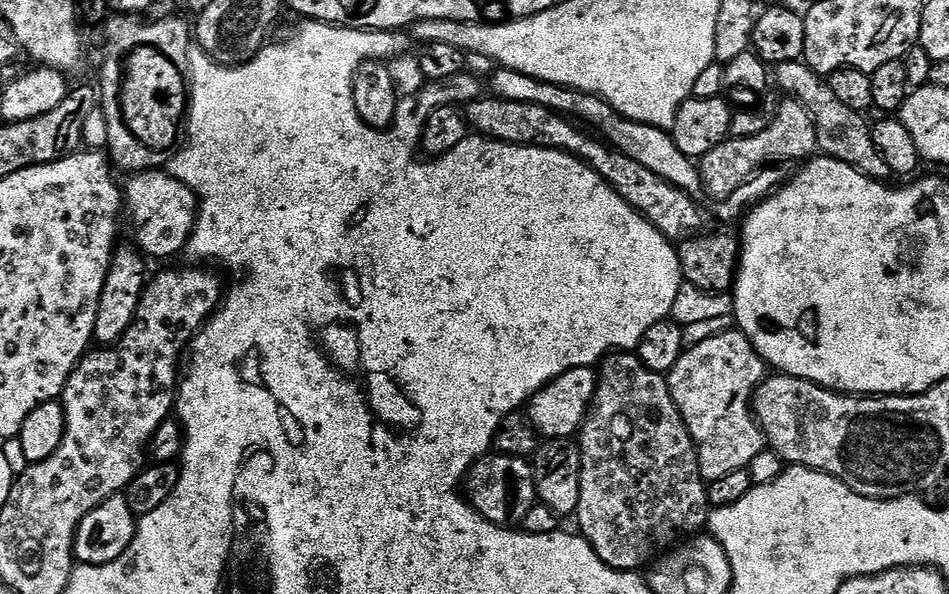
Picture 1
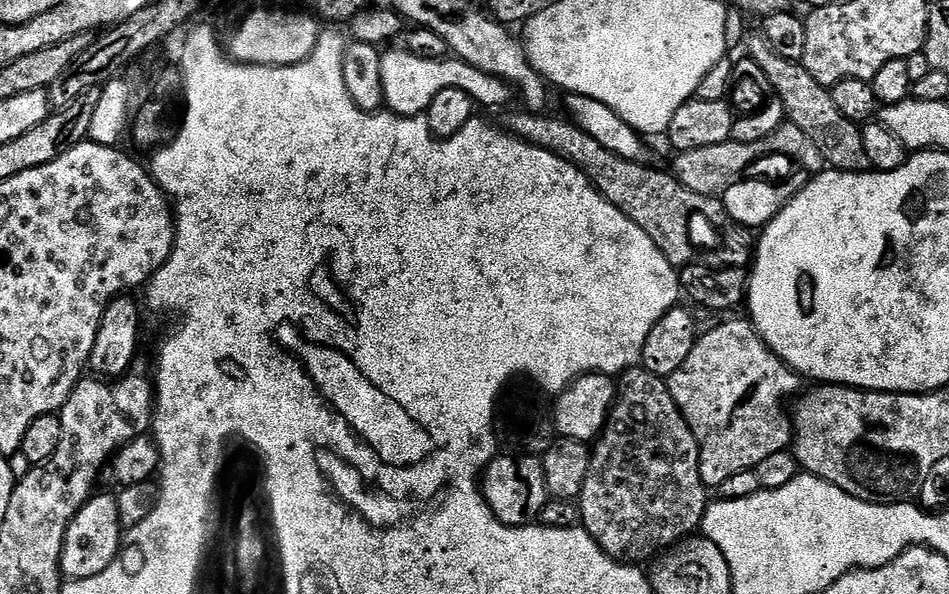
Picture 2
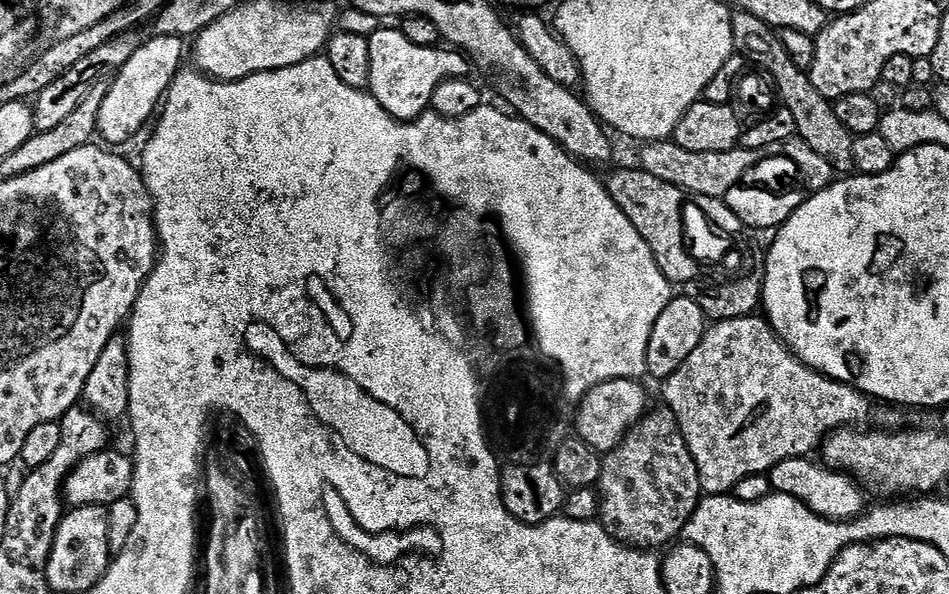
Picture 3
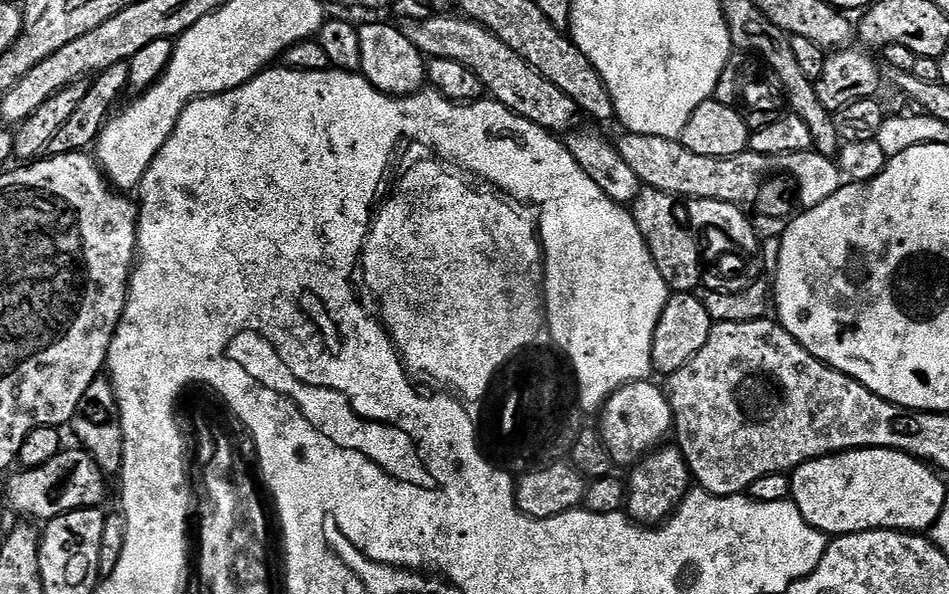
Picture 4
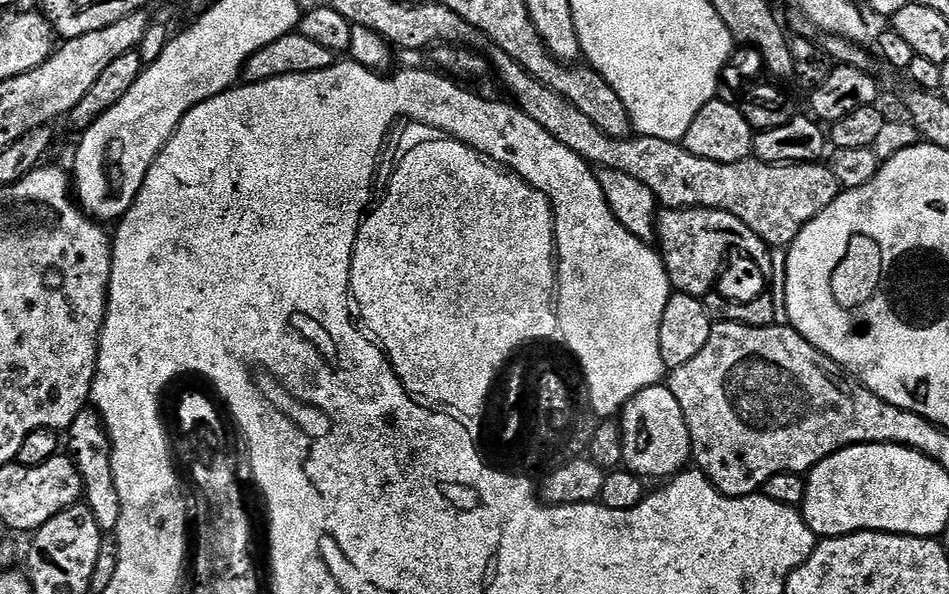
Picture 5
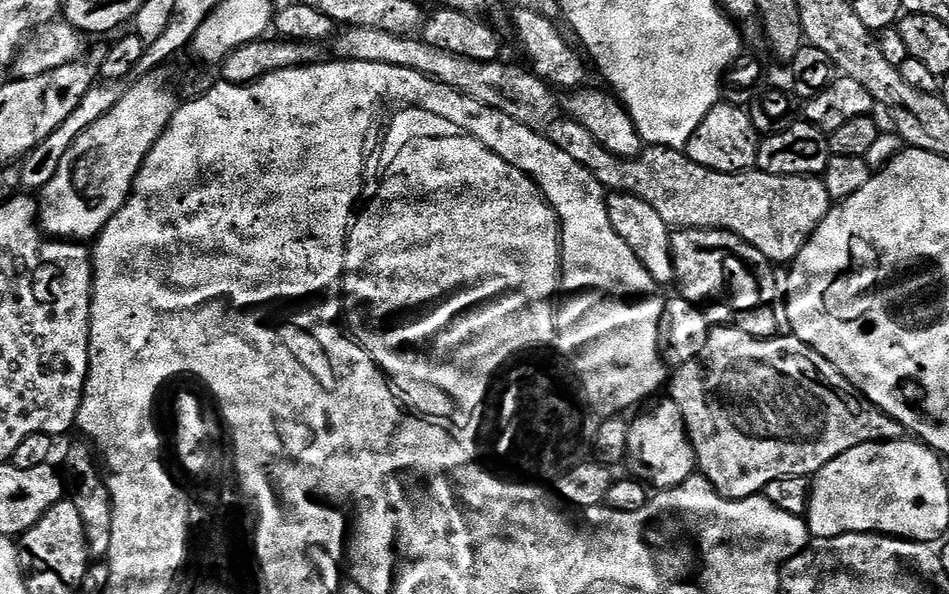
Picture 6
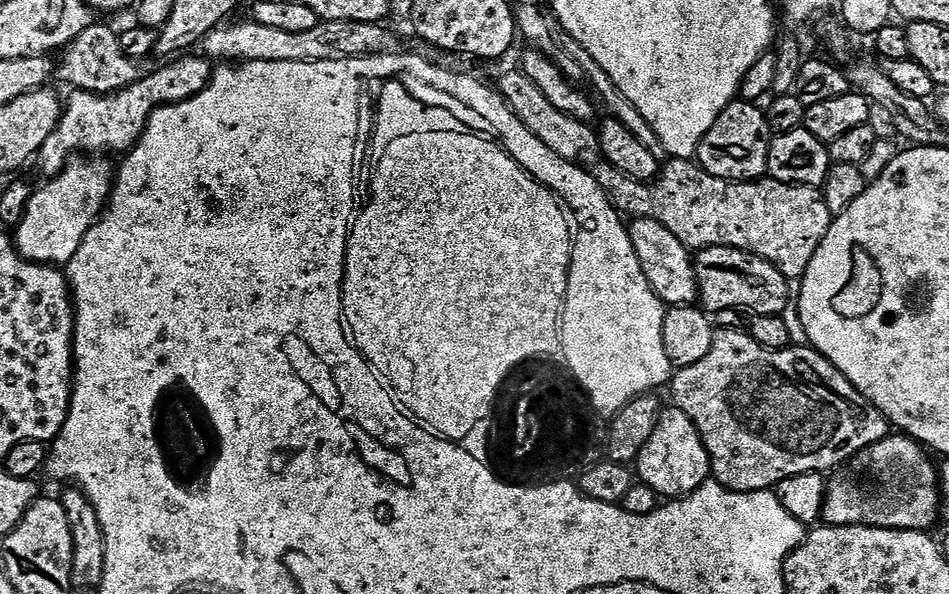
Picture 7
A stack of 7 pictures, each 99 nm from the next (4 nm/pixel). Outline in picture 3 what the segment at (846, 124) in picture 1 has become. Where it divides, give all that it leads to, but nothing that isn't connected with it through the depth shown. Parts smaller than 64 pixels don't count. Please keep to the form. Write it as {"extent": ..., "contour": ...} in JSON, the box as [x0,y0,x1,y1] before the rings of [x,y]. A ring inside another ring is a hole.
{"extent":[732,10,854,174],"contour":[[[736,10],[732,12],[733,46],[739,55],[752,60],[757,69],[763,70],[774,78],[779,103],[794,117],[796,136],[806,142],[821,158],[826,158],[830,166],[838,174],[848,174],[854,169],[854,137],[832,109],[833,101],[822,98],[818,90],[814,90],[814,82],[810,82],[805,69],[794,66],[790,54],[786,54],[786,46],[782,46],[779,31],[771,28],[766,22],[754,18],[754,14]]]}

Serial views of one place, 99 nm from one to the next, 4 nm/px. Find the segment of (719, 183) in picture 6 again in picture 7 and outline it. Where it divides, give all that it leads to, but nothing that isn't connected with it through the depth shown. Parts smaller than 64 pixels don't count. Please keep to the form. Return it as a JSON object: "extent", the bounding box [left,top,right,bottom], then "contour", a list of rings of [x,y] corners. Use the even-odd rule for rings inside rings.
{"extent":[590,158,834,282],"contour":[[[603,158],[591,161],[590,171],[596,179],[596,186],[603,190],[617,212],[625,217],[662,222],[662,226],[666,226],[666,230],[670,230],[670,234],[674,234],[674,238],[678,238],[678,242],[690,250],[726,246],[760,256],[770,261],[789,282],[799,281],[806,274],[810,258],[814,258],[818,246],[822,246],[822,238],[826,238],[826,230],[830,230],[834,219],[821,189],[787,184],[771,178],[739,182],[714,178],[714,174],[692,160],[669,159],[661,167],[660,175],[651,182],[630,178]]]}

